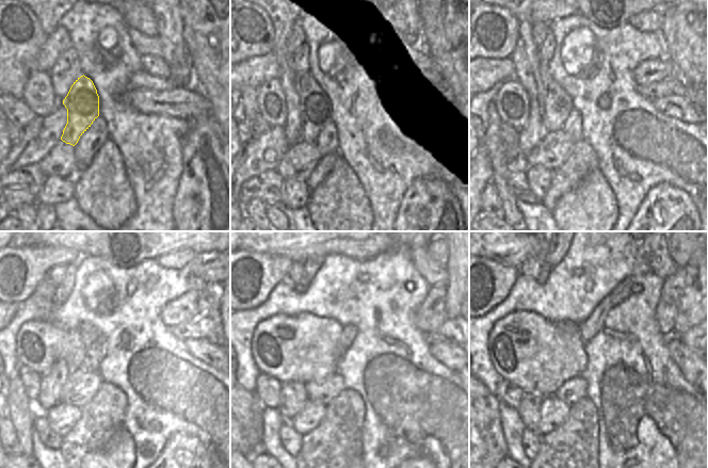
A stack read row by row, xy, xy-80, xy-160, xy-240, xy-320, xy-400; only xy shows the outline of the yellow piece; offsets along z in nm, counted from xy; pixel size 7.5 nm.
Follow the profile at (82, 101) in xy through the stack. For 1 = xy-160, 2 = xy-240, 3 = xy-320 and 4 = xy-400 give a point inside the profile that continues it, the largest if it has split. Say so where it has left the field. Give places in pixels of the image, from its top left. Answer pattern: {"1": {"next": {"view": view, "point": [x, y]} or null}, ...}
{"1": {"next": {"view": "xy-160", "point": [558, 103]}}, "2": {"next": {"view": "xy-240", "point": [61, 294]}}, "3": {"next": {"view": "xy-320", "point": [301, 287]}}, "4": {"next": {"view": "xy-400", "point": [545, 269]}}}

